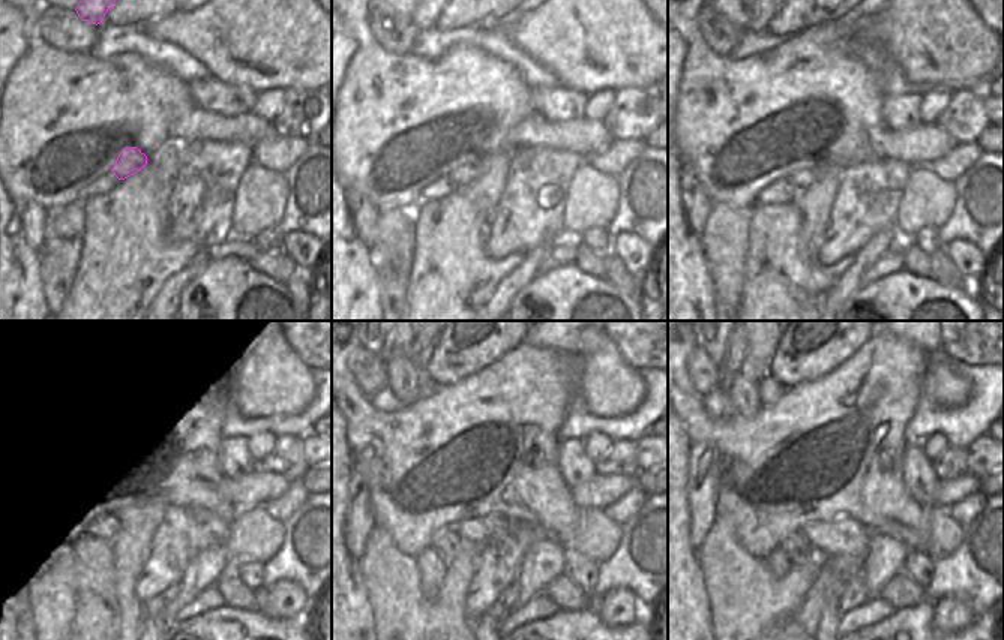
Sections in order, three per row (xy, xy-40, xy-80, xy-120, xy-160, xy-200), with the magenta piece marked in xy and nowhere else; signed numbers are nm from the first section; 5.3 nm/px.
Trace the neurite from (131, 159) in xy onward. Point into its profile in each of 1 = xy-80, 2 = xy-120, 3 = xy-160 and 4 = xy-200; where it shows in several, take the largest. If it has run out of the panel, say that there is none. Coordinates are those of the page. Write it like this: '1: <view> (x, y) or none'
1: xy-80 (799, 180)
2: xy-120 (129, 519)
3: xy-160 (479, 531)
4: xy-200 (842, 535)

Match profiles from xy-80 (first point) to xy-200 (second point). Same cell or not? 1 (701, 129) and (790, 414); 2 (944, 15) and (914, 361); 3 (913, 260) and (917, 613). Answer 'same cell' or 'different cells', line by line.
1: same cell
2: different cells
3: different cells

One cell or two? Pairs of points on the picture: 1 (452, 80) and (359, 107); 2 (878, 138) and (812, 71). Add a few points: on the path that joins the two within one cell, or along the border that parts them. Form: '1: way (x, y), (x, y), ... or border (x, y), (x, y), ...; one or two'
1: way (429, 96), (408, 96), (396, 107), (381, 107); one
2: border (883, 123), (868, 134), (869, 147), (875, 156); two

